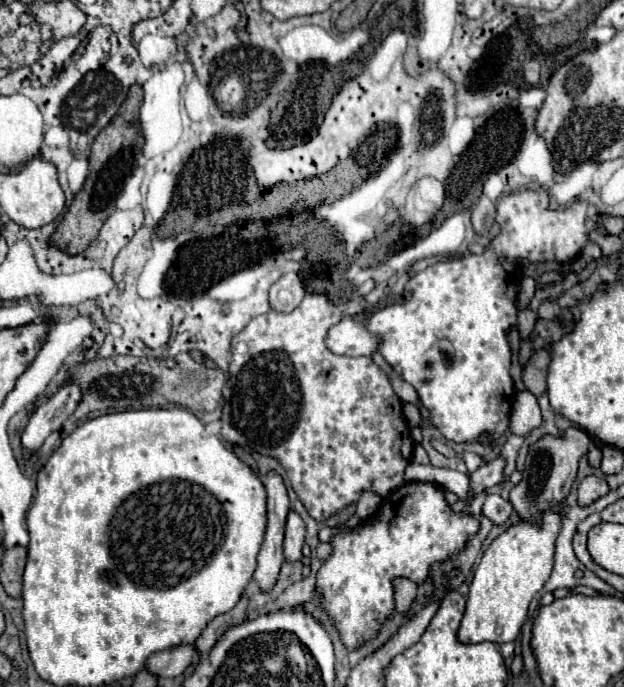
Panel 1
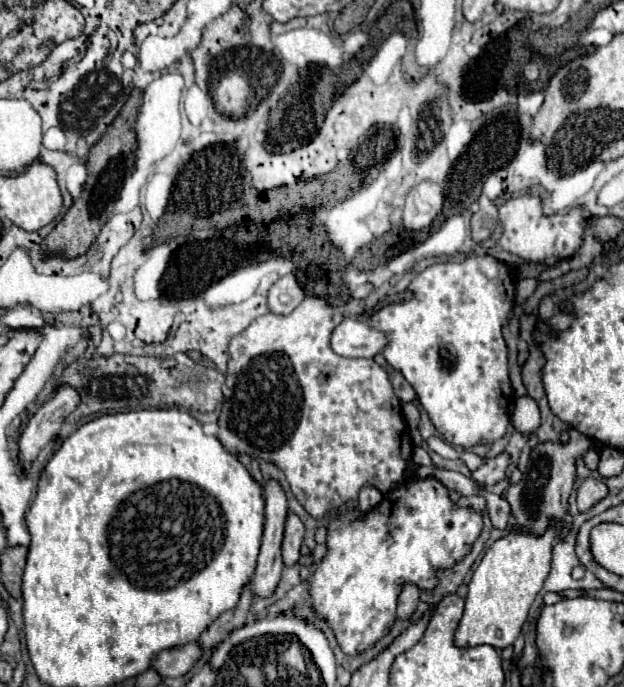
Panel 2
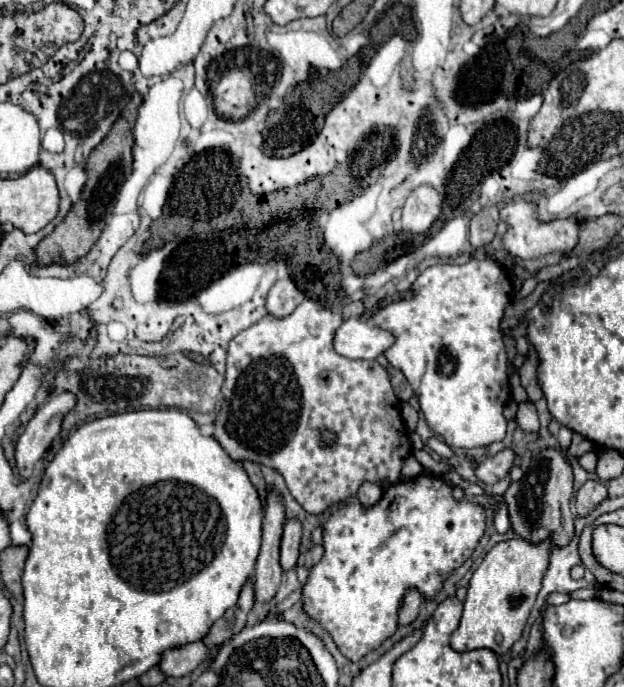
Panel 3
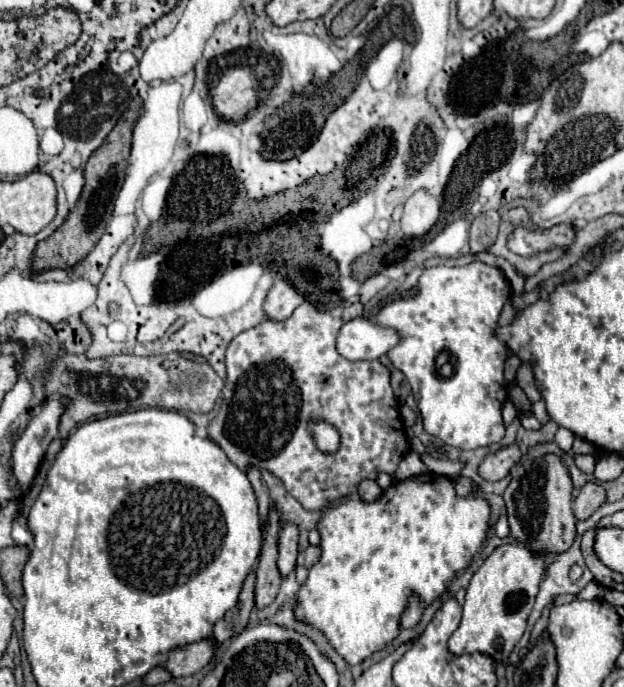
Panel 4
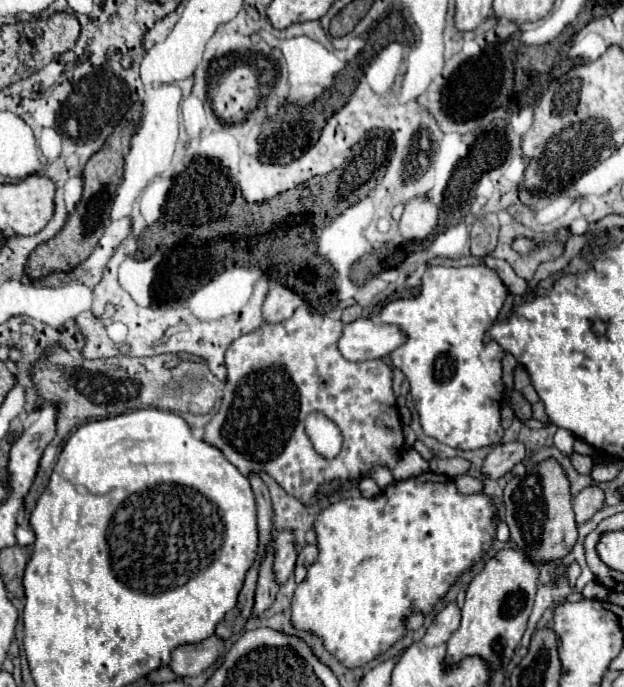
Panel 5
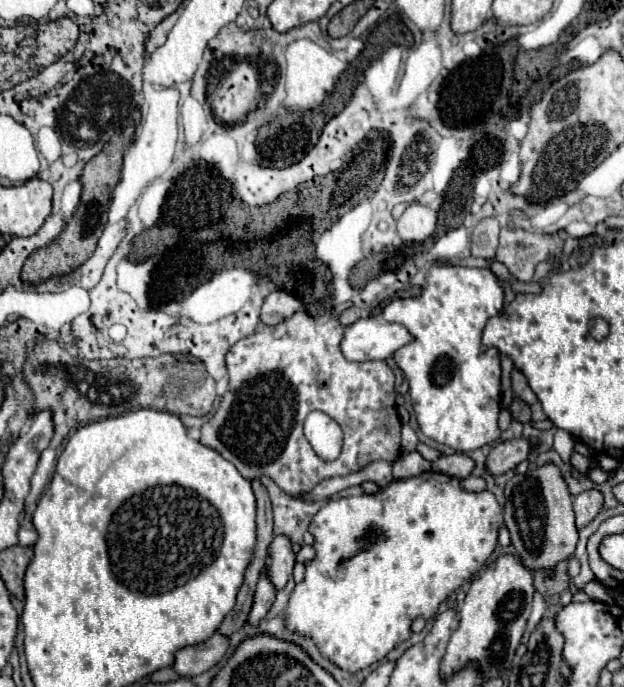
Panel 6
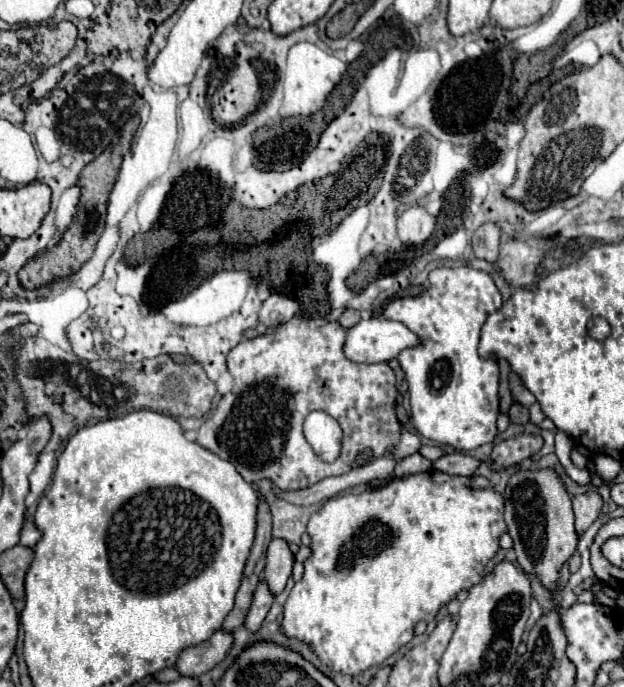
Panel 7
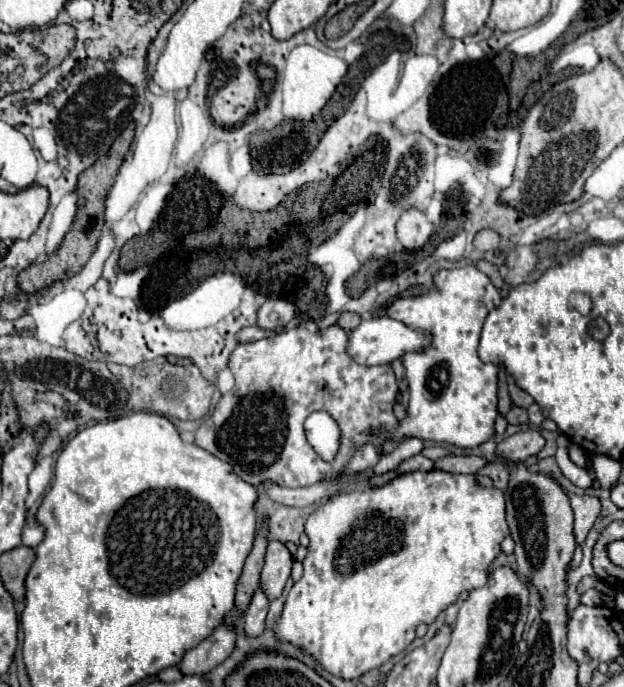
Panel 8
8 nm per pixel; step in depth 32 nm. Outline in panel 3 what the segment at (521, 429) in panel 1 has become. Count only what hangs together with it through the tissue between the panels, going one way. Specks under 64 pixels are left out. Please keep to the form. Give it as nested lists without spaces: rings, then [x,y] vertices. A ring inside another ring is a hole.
[[[524,402],[518,404],[518,414],[516,414],[516,422],[522,430],[526,432],[538,432],[540,430],[540,422],[538,422],[538,414],[532,402]]]

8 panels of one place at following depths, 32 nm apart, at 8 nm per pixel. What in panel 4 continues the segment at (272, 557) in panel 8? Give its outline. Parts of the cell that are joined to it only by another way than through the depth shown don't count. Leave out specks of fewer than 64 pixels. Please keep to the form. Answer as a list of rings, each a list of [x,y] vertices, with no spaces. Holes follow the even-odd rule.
[[[286,524],[278,534],[278,572],[282,578],[286,578],[294,566],[298,556],[298,528],[294,524]]]

